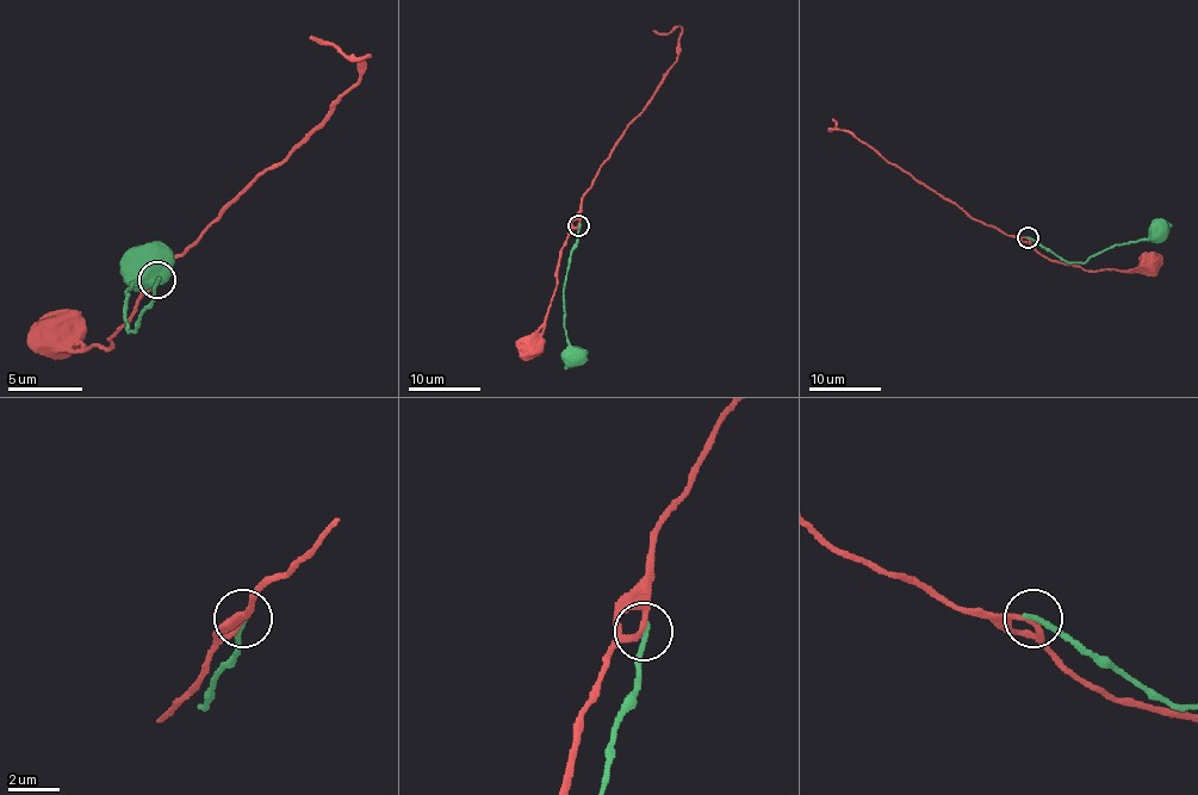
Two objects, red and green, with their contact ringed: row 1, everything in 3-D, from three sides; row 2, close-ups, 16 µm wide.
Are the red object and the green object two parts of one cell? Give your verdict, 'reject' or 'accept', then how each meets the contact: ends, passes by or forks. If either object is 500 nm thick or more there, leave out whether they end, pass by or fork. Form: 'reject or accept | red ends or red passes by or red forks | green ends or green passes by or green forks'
reject | red passes by | green ends

